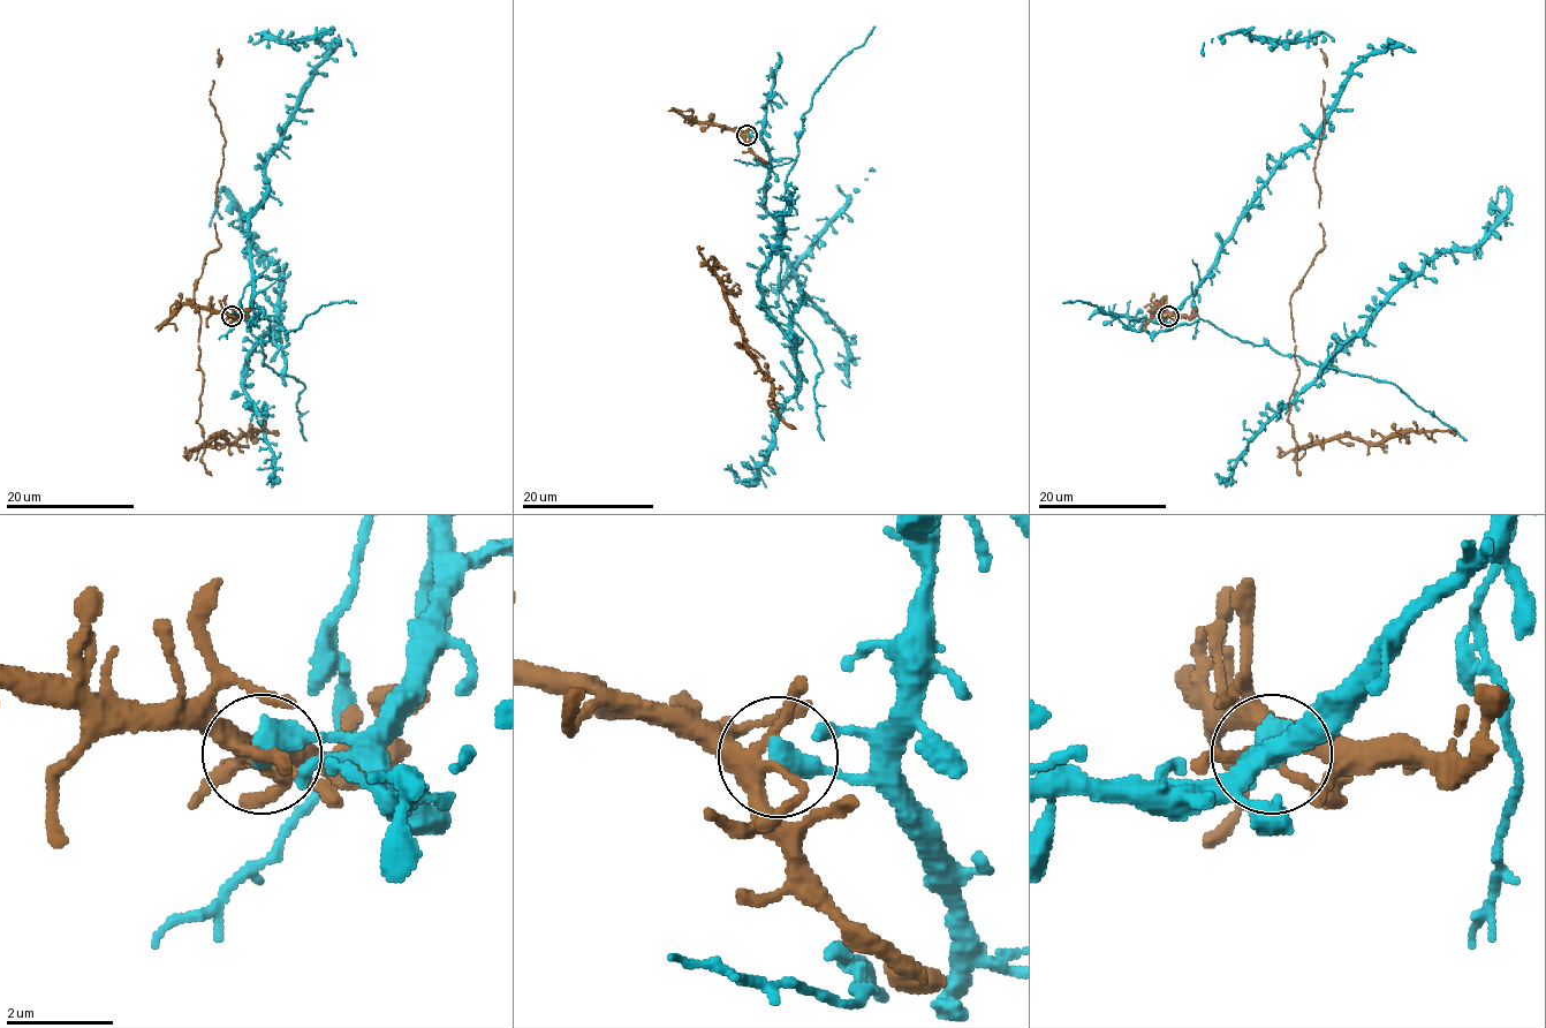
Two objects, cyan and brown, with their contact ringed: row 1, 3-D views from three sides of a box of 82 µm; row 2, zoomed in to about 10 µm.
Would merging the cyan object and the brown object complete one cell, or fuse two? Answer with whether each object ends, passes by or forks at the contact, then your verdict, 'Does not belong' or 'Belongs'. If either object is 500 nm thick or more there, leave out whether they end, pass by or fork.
Does not belong

